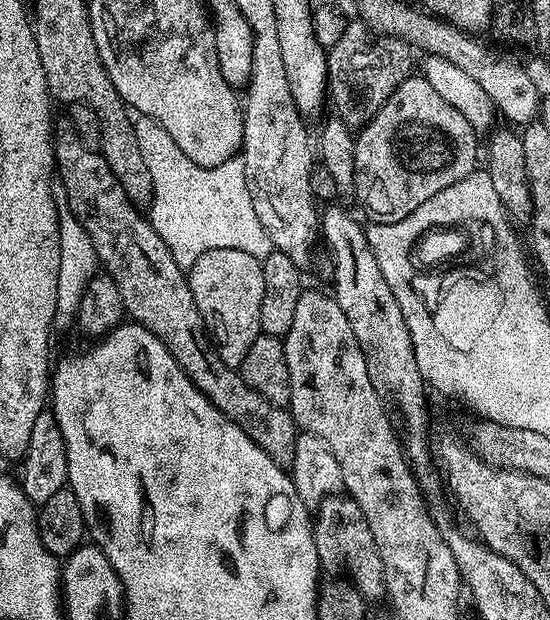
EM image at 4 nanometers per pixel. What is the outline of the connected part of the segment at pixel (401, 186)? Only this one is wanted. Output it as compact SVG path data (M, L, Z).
M413 74L400 83L394 94L390 94L372 121L359 129L354 150L354 196L360 199L361 206L372 215L371 219L375 223L408 220L418 210L418 206L426 202L426 198L434 198L438 190L446 190L446 186L454 186L454 182L462 182L462 178L477 171L476 140L478 134L470 122L466 122L466 118L462 118L462 114L458 114L450 102L443 100L423 76Z

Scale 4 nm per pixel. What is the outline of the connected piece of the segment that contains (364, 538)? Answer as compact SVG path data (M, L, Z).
M347 494L326 496L318 505L320 517L314 520L316 545L321 569L328 574L336 574L339 568L345 568L347 579L369 602L375 602L385 595L384 567L382 554L378 554L378 545L374 543L374 534L370 534L370 522L362 514L362 506Z

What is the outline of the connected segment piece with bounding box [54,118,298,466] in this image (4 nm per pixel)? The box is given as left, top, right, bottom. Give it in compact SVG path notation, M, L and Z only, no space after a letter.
M67 118L54 124L54 172L66 186L66 198L74 218L94 242L97 261L103 271L114 278L118 294L122 294L124 311L135 323L154 334L174 354L178 366L194 382L194 386L218 410L222 410L274 462L290 466L294 462L294 446L298 425L291 411L272 404L258 390L246 386L237 369L220 357L208 335L202 314L194 302L185 269L180 268L166 242L155 232L149 217L122 190L122 182L114 178L114 170L106 166L106 158L97 149L86 146L78 138Z

